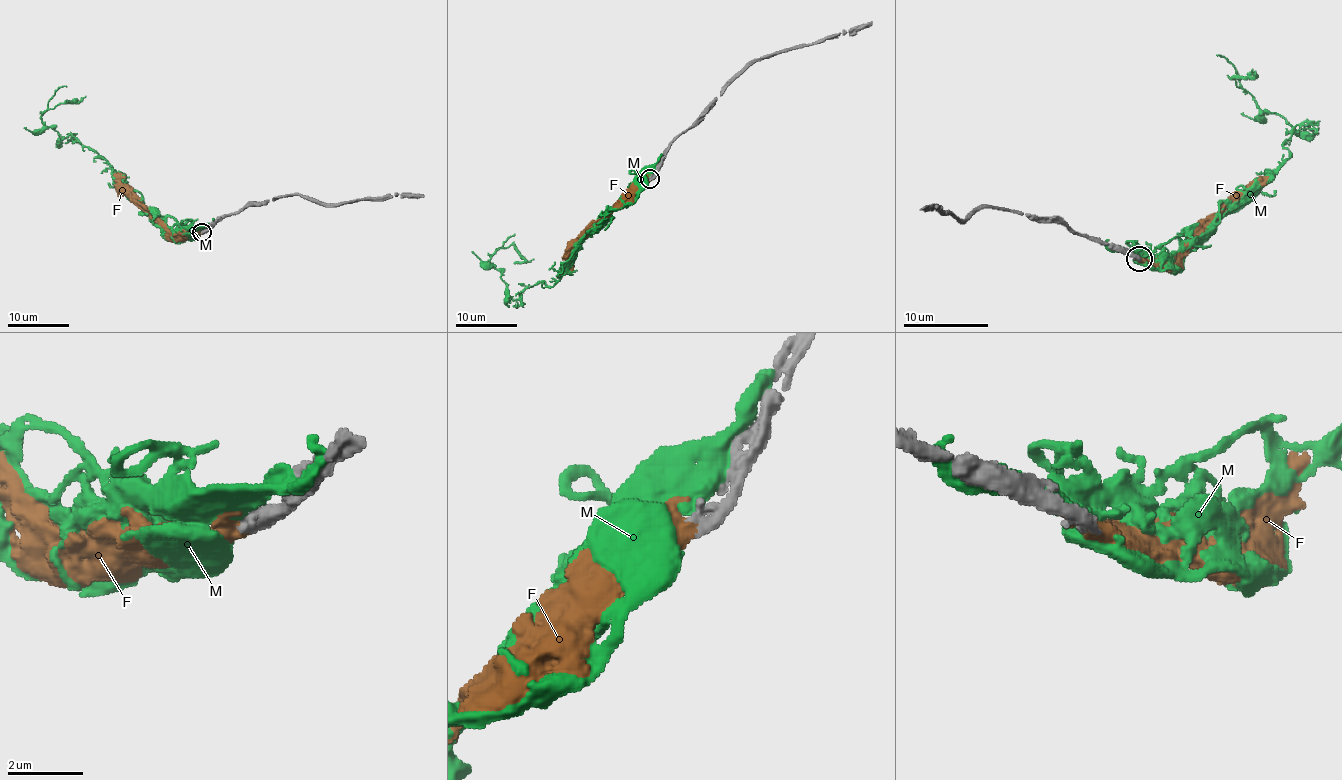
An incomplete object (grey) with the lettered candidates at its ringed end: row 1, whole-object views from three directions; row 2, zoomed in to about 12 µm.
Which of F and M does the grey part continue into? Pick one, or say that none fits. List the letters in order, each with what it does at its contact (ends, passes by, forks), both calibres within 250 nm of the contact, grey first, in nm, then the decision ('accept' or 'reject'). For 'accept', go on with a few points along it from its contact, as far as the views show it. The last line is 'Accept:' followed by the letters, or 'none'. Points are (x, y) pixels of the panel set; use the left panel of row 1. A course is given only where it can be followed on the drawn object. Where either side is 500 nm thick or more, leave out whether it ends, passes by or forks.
F: 460/550 nm | accept | via (202, 232), (170, 232), (122, 185), (116, 174)
M: 480/550 nm | reject
Accept: F

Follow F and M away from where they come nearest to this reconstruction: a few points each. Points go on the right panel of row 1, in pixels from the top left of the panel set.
F: (1138, 259), (1174, 259), (1227, 206), (1261, 186), (1270, 178)
M: (1136, 255), (1195, 246), (1289, 157), (1283, 144), (1298, 125), (1308, 125), (1296, 131), (1232, 80), (1257, 73)

